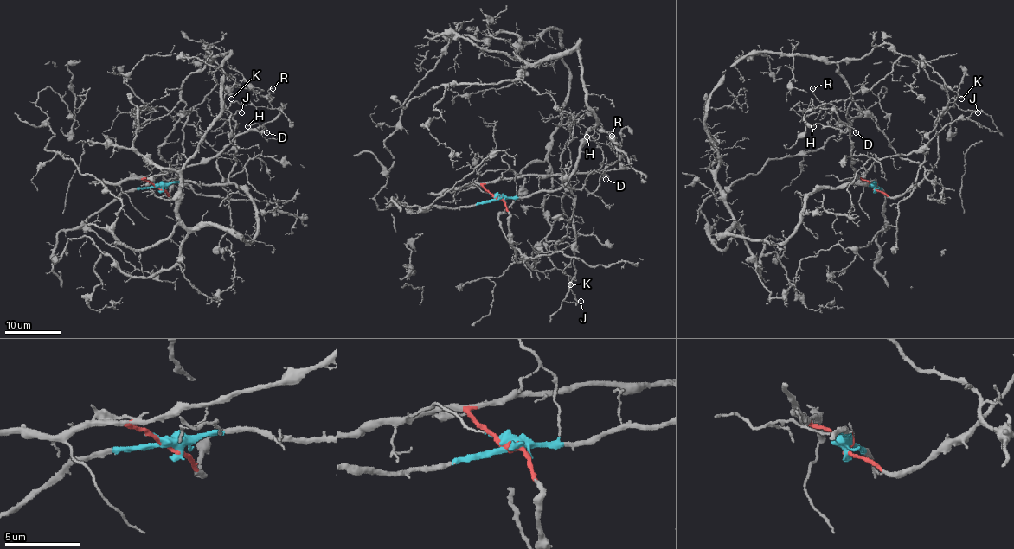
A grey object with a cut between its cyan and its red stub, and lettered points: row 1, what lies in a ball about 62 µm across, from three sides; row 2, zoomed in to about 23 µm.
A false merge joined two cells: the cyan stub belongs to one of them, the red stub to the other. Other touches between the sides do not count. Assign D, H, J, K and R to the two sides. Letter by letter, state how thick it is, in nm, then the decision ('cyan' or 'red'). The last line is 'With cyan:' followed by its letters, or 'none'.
D: 140 nm | red
H: 130 nm | red
J: 140 nm | cyan
K: 140 nm | red
R: 110 nm | red
With cyan: J

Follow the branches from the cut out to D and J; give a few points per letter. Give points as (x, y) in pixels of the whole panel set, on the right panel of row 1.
D: (875, 186), (861, 179), (852, 168), (848, 127), (856, 132)
J: (875, 186), (873, 181), (868, 185), (861, 181), (861, 176), (875, 162), (917, 152), (947, 124), (978, 113)

